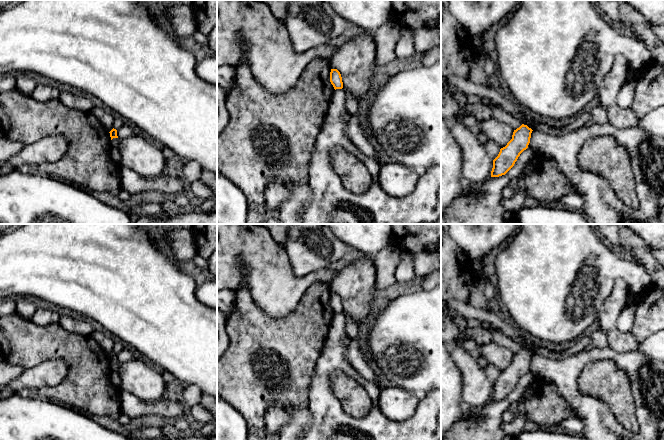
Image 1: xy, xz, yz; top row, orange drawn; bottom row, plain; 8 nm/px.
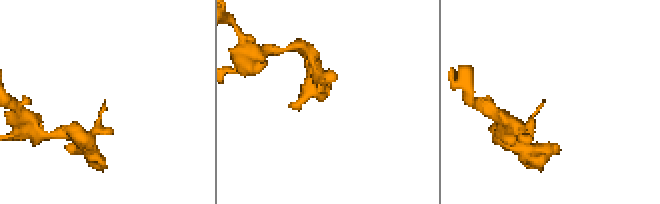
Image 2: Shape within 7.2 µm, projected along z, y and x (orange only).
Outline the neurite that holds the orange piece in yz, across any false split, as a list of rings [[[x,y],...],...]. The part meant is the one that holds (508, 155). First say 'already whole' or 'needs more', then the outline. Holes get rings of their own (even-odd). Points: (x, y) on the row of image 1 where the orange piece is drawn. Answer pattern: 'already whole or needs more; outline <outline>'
already whole; outline [[[524,124],[514,130],[512,139],[500,149],[498,156],[493,160],[491,177],[505,175],[514,166],[520,154],[528,148],[532,131]]]

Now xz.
already whole; outline [[[331,69],[330,82],[333,85],[335,90],[343,88],[342,77],[340,72],[337,69]]]

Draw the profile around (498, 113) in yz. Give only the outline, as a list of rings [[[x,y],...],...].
[[[482,98],[482,103],[490,108],[492,112],[492,118],[506,123],[507,125],[511,126],[513,130],[516,130],[522,125],[521,121],[515,118],[510,112],[494,105],[491,99]]]

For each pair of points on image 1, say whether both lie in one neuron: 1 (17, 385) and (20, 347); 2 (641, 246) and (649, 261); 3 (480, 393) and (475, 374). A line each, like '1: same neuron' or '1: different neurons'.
1: different neurons
2: same neuron
3: same neuron

